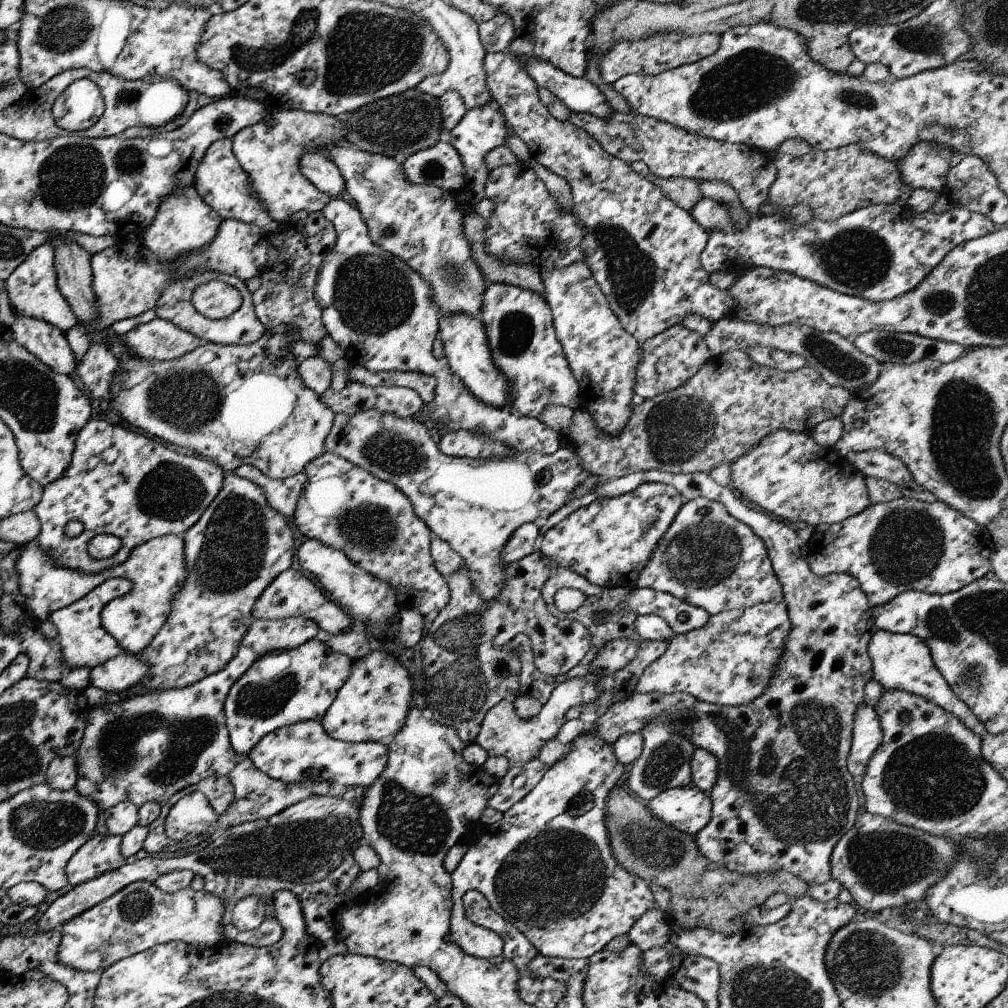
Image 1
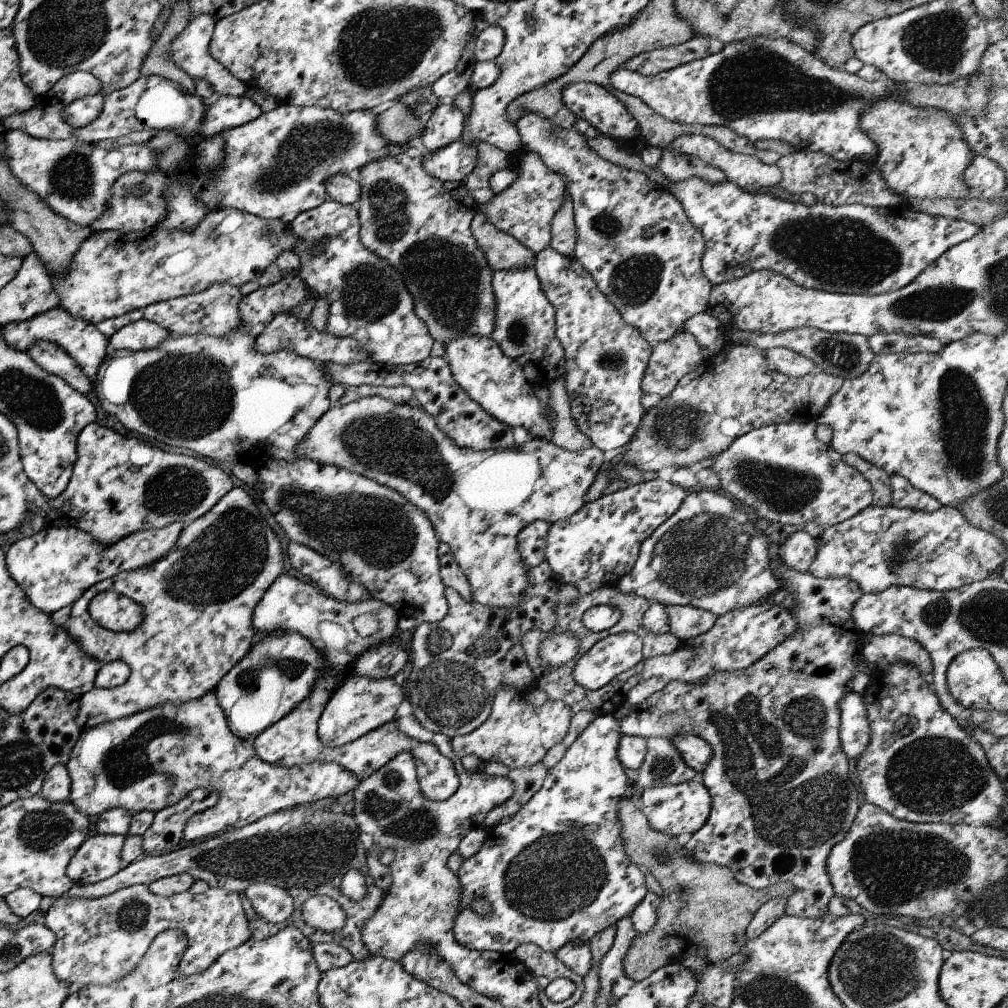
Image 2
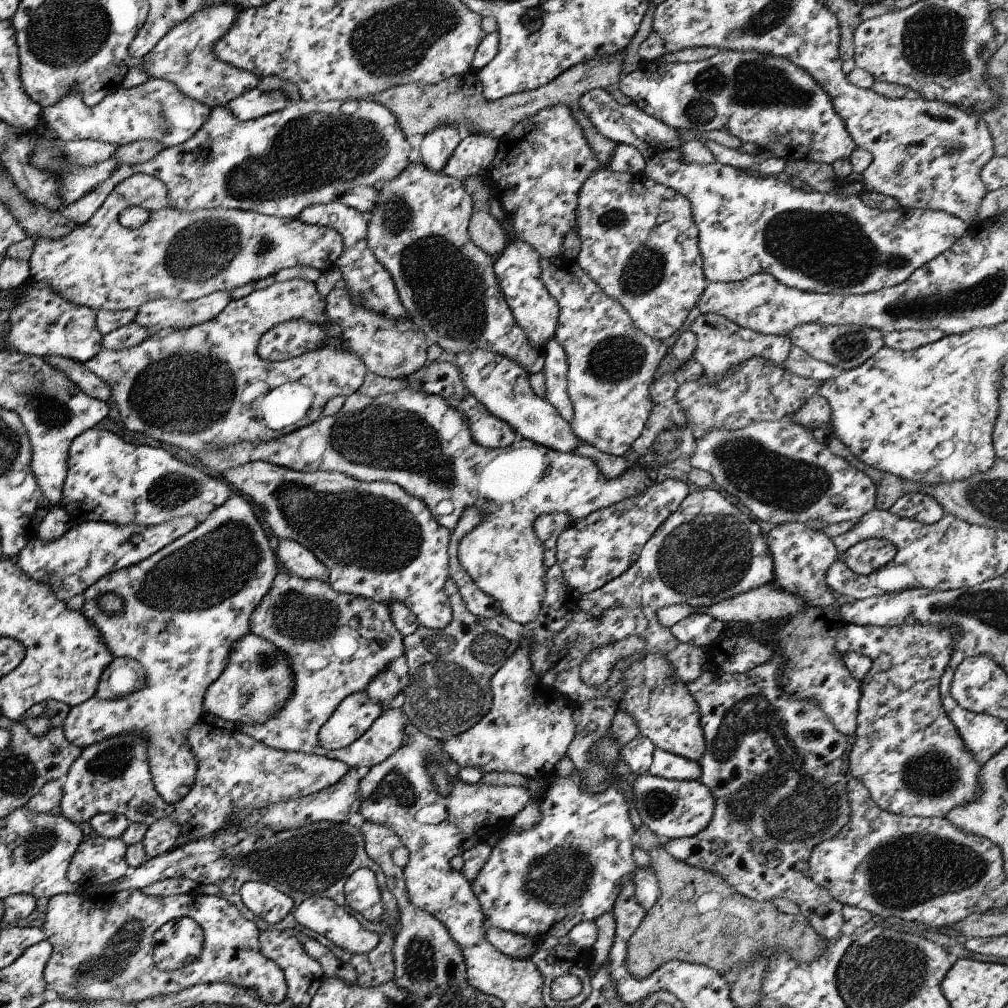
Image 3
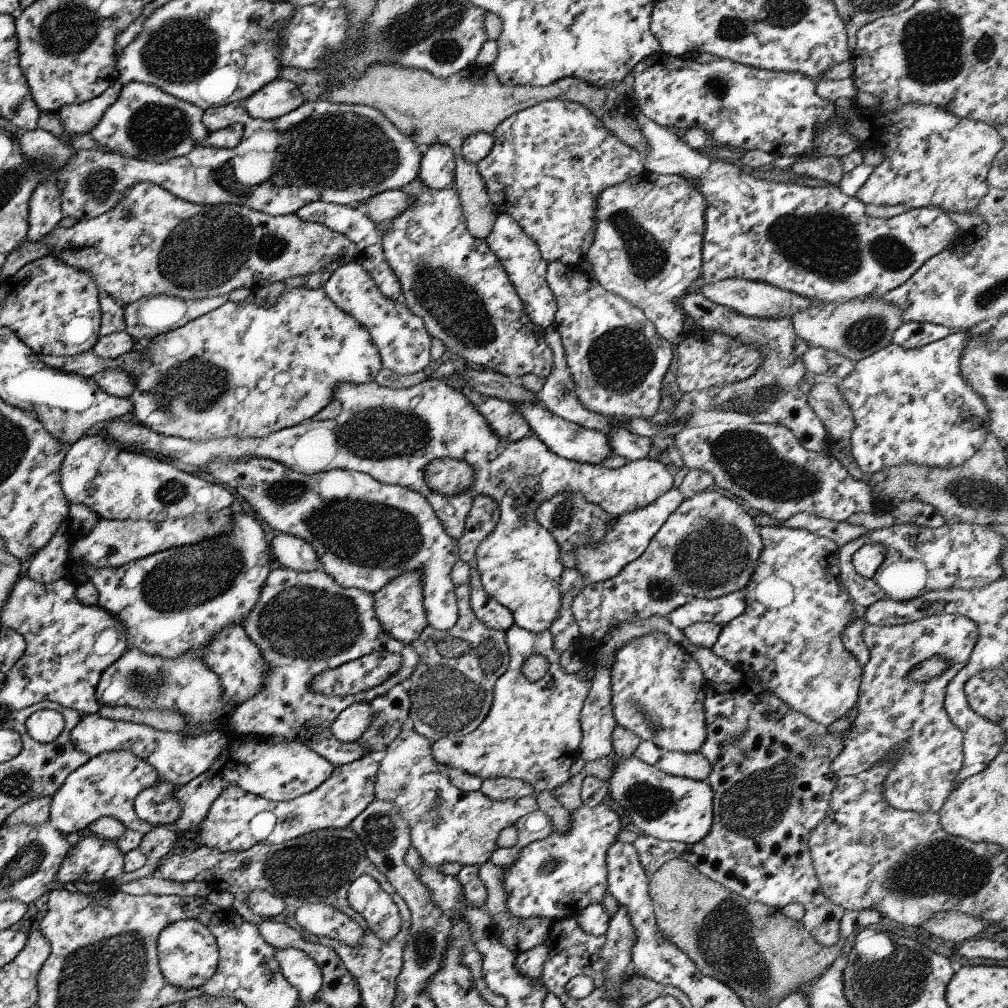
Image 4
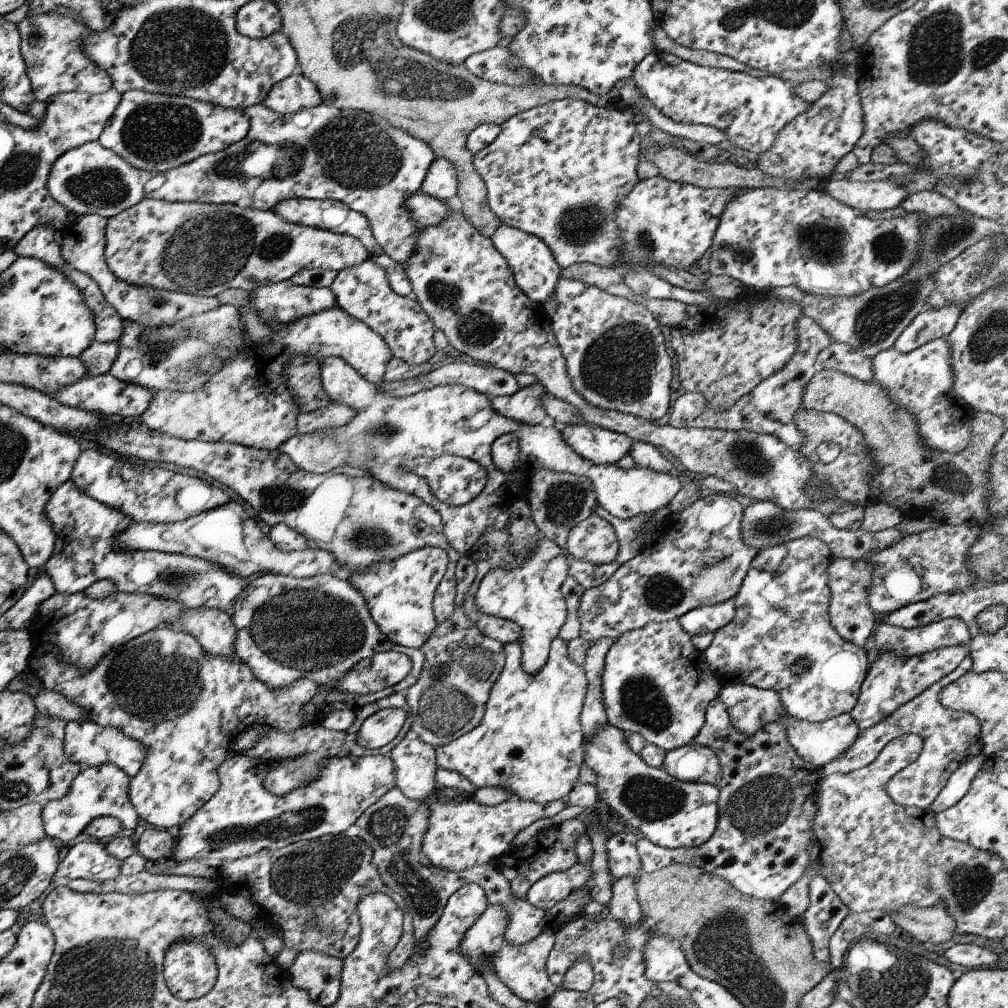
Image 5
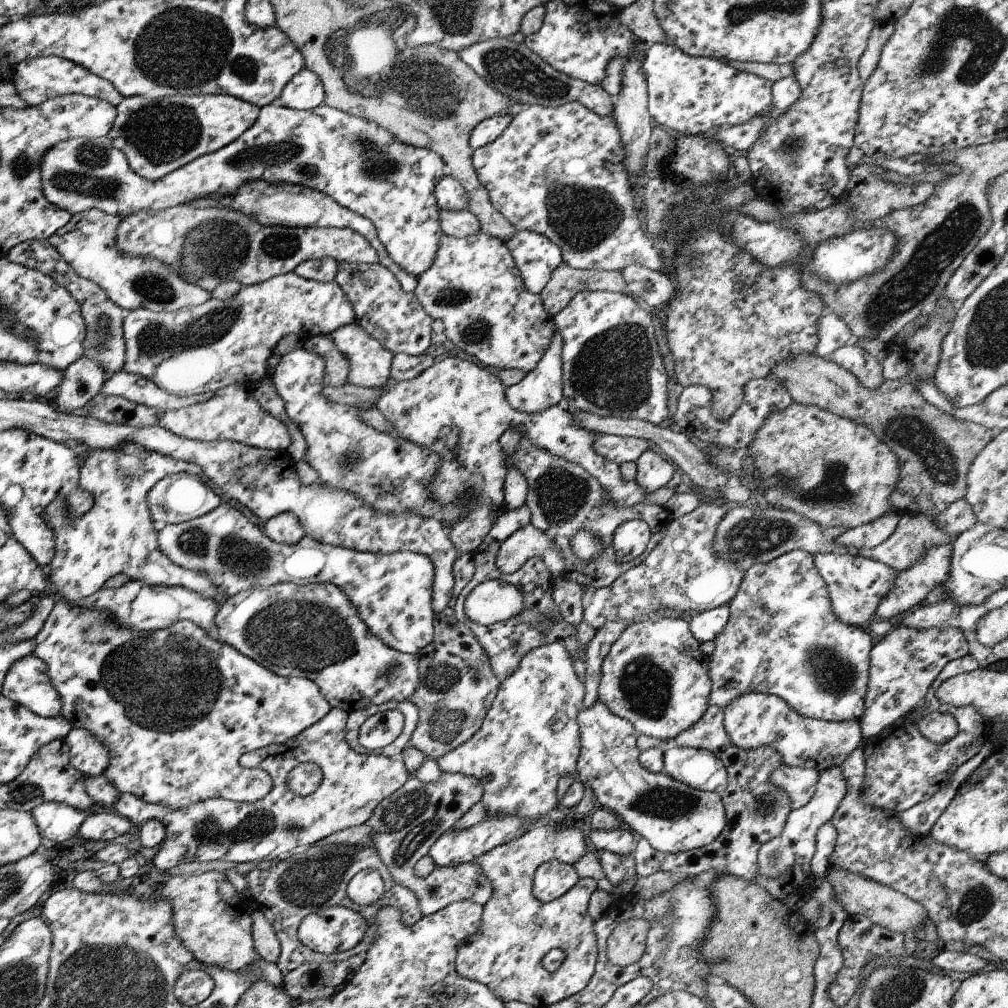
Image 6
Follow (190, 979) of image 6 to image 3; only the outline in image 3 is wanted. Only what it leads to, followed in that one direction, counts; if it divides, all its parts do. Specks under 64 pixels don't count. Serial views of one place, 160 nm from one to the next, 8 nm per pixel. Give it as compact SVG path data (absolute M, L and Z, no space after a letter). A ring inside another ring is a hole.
M189 917L168 920L153 934L155 954L161 960L157 966L175 971L194 962L200 954L203 935L200 926Z

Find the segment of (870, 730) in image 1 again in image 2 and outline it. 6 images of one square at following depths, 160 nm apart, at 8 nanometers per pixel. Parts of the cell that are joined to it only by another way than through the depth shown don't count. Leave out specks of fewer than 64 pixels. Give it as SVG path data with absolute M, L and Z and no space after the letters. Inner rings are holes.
M847 691L837 701L840 723L838 737L841 749L847 758L854 758L864 749L869 740L868 720L862 695Z

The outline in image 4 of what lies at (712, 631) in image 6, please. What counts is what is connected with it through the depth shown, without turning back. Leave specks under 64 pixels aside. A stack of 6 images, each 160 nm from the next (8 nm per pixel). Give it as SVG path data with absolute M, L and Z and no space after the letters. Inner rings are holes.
M735 591L715 599L692 599L665 618L674 628L683 631L697 622L725 625L741 615L745 608L745 596L741 591Z

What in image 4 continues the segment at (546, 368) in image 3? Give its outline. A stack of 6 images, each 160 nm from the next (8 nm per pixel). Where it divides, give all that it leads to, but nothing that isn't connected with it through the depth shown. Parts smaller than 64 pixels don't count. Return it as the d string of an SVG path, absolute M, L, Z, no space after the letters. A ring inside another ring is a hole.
M553 326L543 329L543 342L547 344L547 348L551 353L551 362L553 362L553 364L551 364L551 372L549 372L547 377L544 379L544 384L539 392L537 400L548 412L551 412L551 414L556 417L567 420L567 422L573 422L574 424L581 426L581 428L600 431L607 434L607 432L615 426L615 422L613 422L613 418L599 416L599 414L593 414L585 410L585 408L582 408L576 400L574 388L571 386L573 380L571 380L571 376L567 371L564 351L561 347L559 334L557 334L557 330L554 330Z

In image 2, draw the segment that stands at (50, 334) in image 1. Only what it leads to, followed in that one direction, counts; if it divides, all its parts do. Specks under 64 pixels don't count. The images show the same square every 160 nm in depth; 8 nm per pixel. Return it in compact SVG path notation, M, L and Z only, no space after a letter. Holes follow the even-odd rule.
M37 341L26 352L35 364L45 372L58 376L73 390L86 395L92 389L92 381L77 363L60 347L50 342Z

